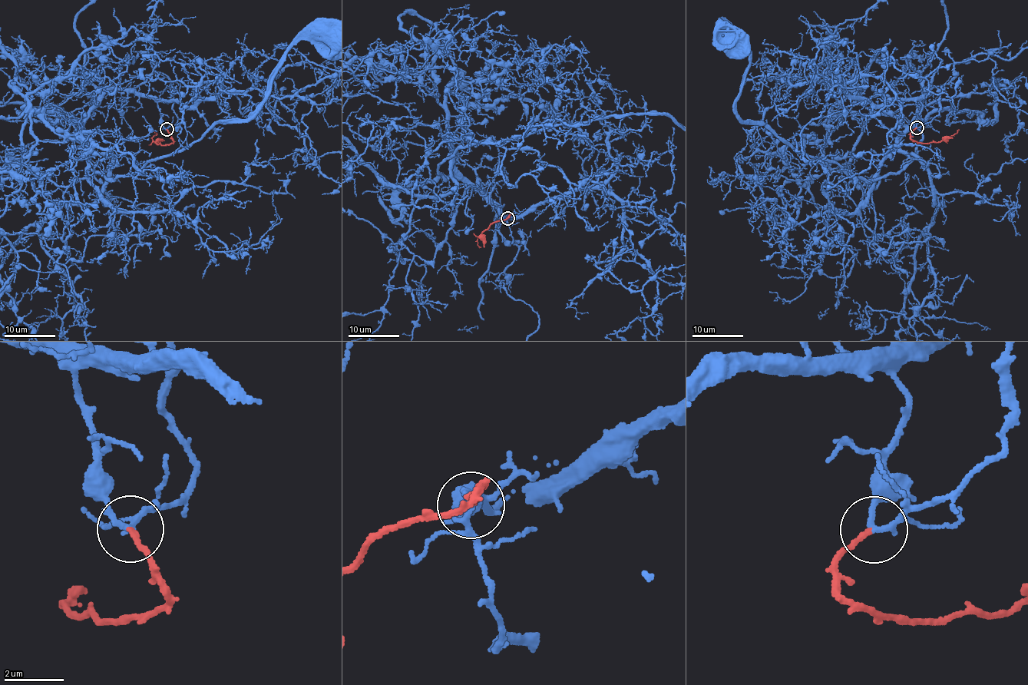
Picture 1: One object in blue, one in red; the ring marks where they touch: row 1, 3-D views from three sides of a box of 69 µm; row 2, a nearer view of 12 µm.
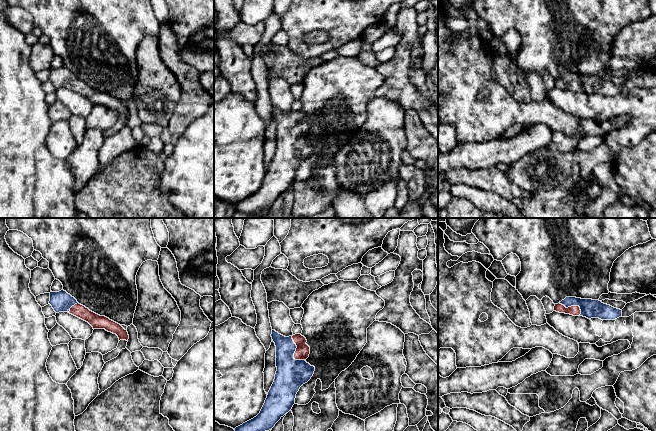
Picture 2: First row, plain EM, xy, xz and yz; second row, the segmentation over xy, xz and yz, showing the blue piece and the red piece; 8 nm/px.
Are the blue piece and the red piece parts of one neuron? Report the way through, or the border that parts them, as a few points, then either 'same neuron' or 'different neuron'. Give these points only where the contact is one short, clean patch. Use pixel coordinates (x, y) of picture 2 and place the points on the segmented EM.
way xz (291, 374), (294, 352), (302, 352); same neuron

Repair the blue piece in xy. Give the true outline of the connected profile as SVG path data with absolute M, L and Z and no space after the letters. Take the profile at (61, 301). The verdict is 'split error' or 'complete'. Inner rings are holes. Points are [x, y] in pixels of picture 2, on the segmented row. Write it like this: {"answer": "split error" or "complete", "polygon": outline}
{"answer": "split error", "polygon": "M66 291L50 292L49 304L56 313L68 312L86 322L88 322L93 329L105 329L108 332L116 334L120 340L128 341L129 335L120 324L110 320L105 316L100 316L90 311L85 306L79 304L77 300L68 294Z"}

